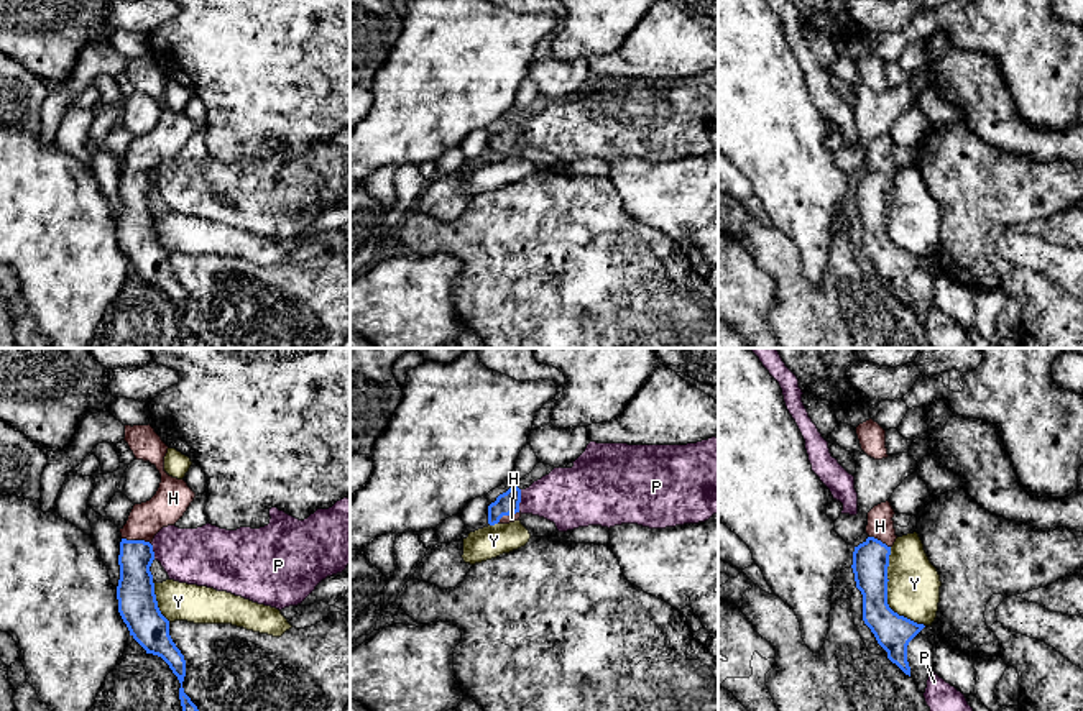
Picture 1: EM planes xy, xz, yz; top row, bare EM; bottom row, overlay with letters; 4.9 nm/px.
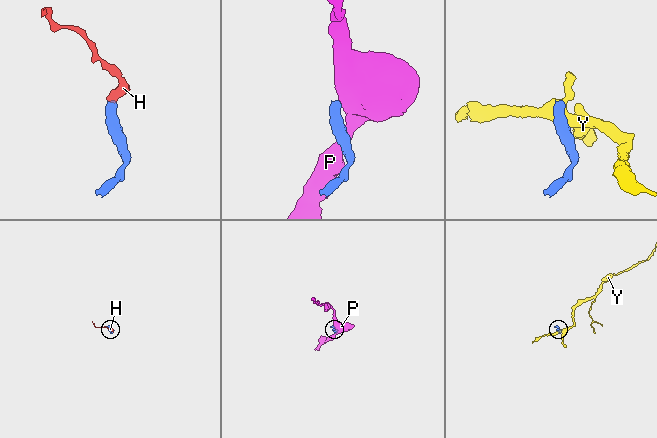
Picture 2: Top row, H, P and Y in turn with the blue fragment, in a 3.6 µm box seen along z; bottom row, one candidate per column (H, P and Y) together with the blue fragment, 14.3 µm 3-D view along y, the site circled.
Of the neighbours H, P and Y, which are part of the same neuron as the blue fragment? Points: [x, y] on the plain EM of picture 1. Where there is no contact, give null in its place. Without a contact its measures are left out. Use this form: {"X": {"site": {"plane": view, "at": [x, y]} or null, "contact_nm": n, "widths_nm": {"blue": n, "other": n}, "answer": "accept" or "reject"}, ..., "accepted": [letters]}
{"H": {"site": {"plane": "xy", "at": [137, 173]}, "contact_nm": 150, "widths_nm": {"blue": 190, "other": 170}, "answer": "accept"}, "P": {"site": {"plane": "xz", "at": [520, 133]}, "contact_nm": 110, "widths_nm": {"blue": 110, "other": 300}, "answer": "reject"}, "Y": {"site": {"plane": "yz", "at": [886, 227]}, "contact_nm": 420, "widths_nm": {"blue": 180, "other": 260}, "answer": "reject"}, "accepted": ["H"]}

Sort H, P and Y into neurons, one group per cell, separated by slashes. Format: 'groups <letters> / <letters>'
groups H / P / Y

